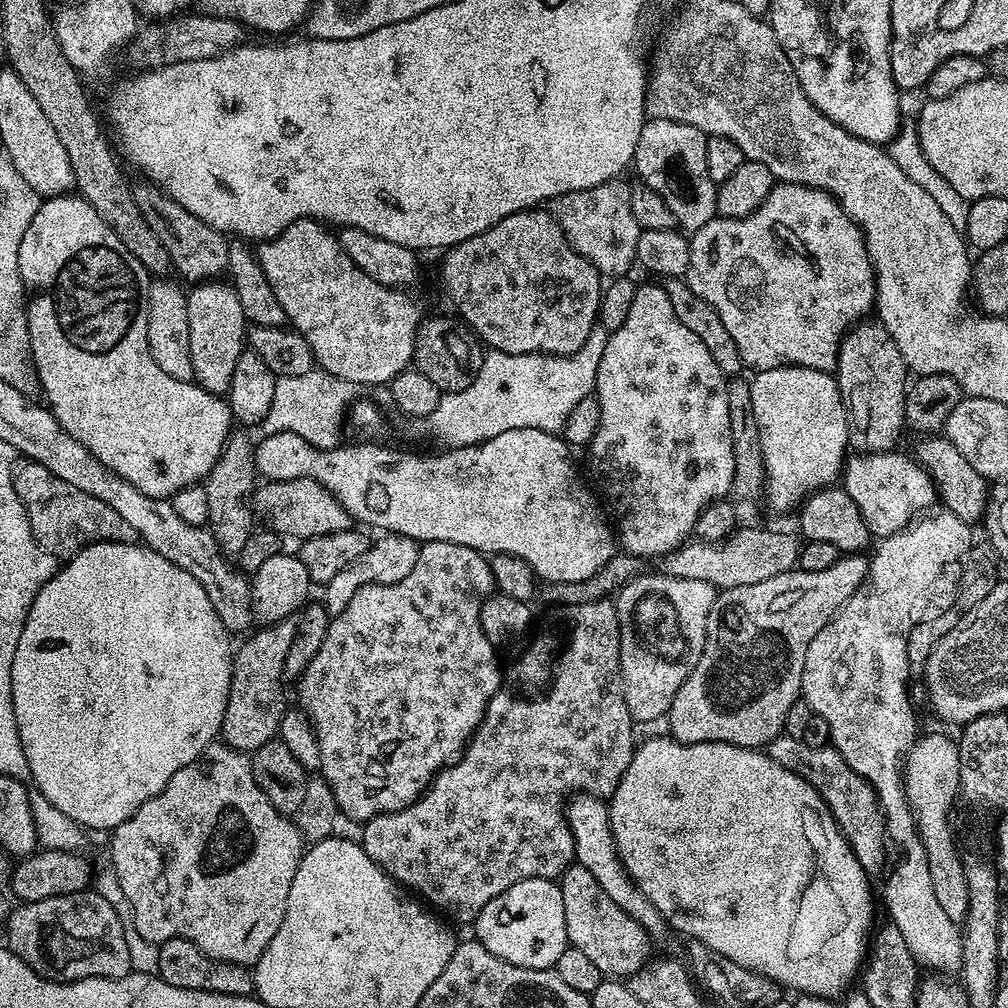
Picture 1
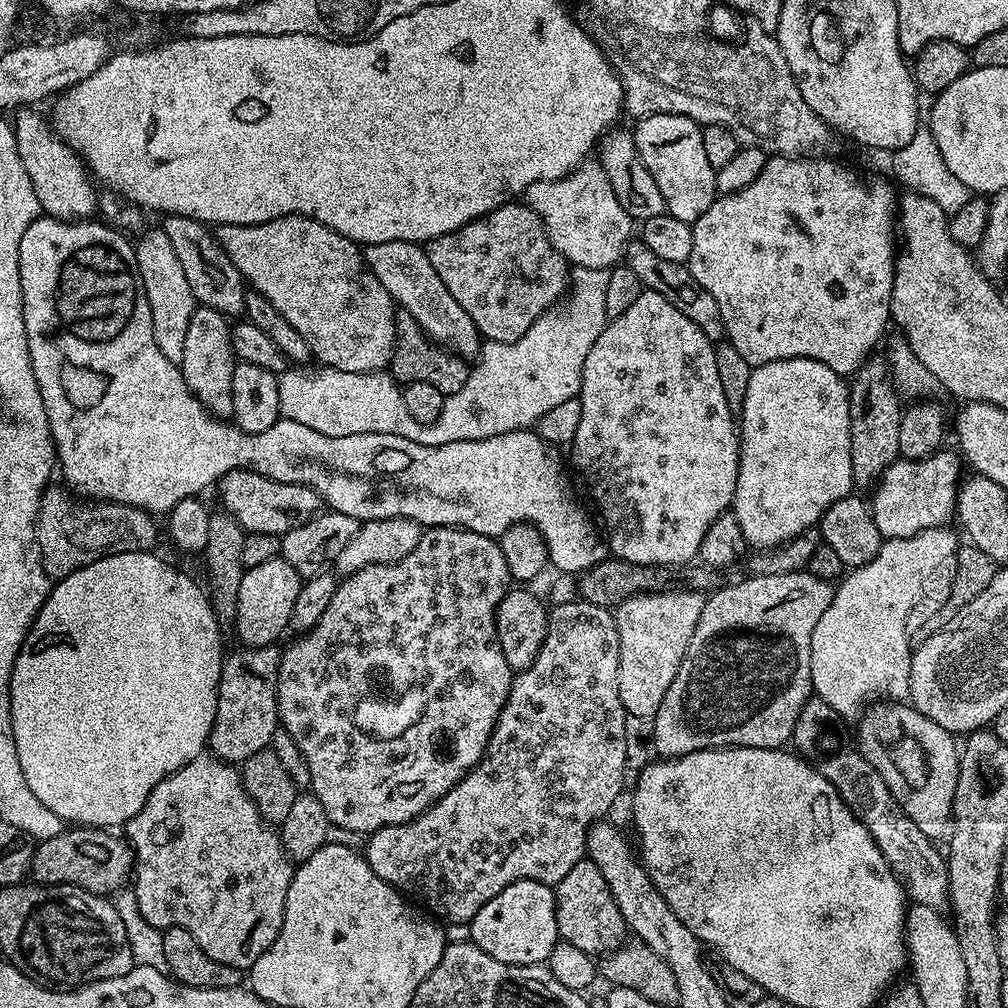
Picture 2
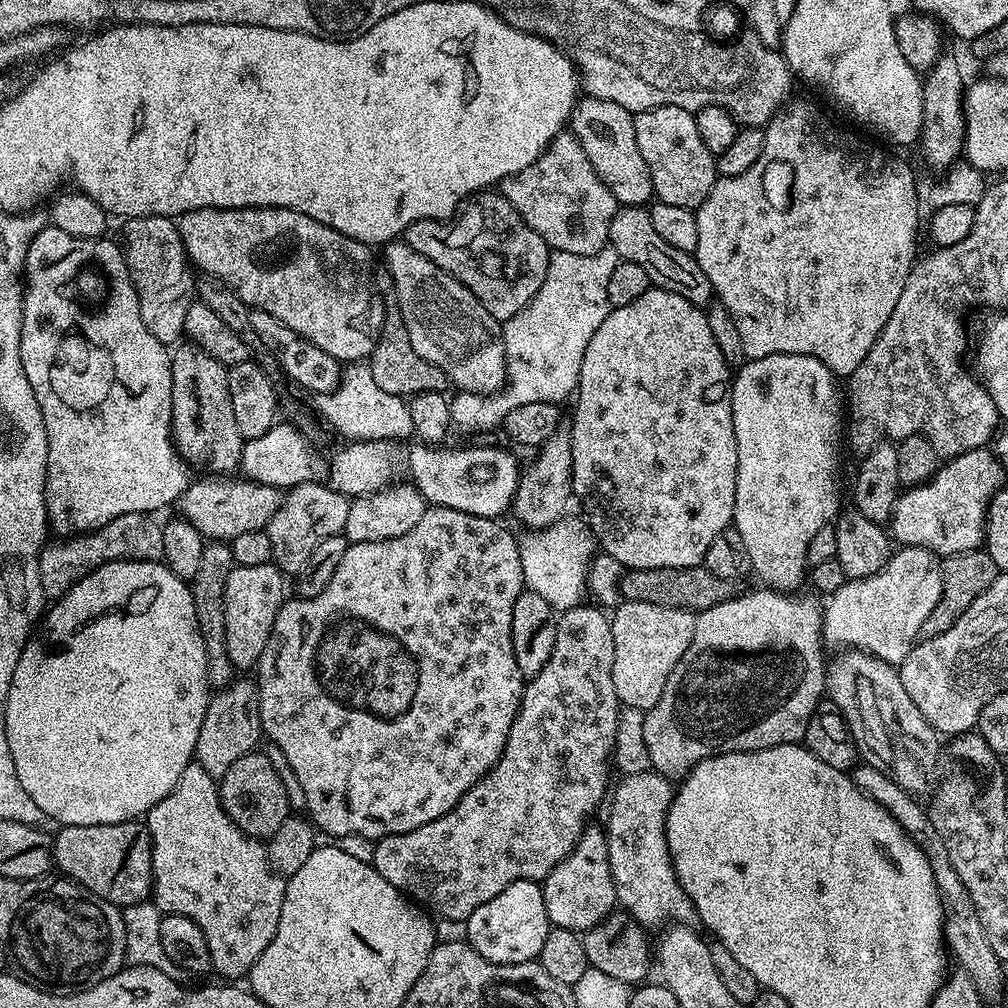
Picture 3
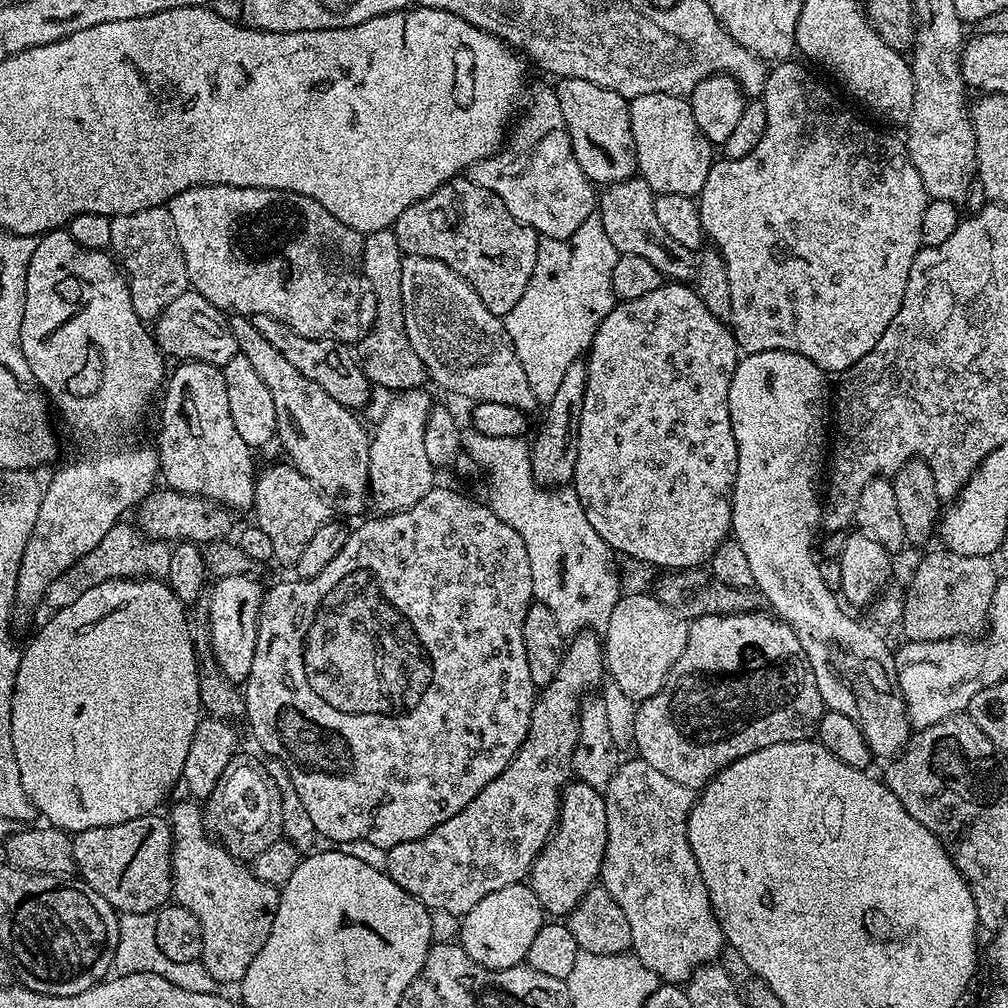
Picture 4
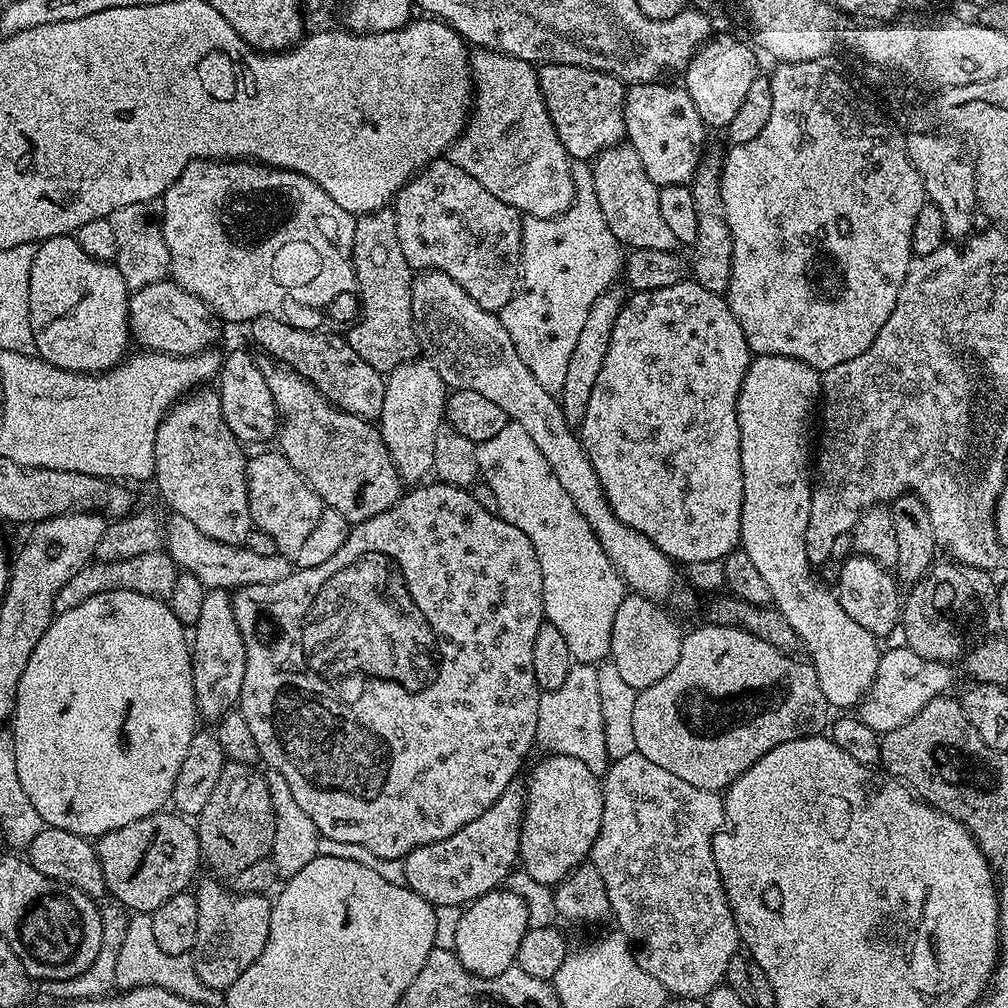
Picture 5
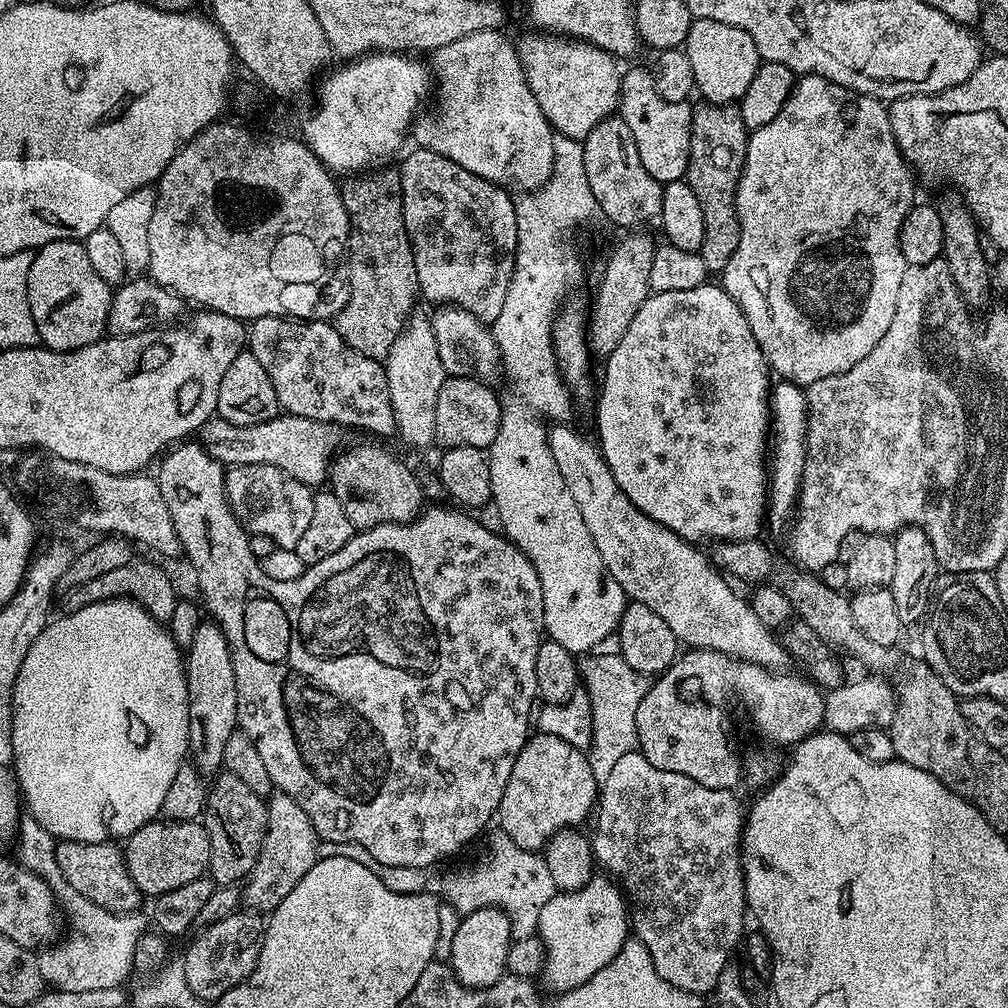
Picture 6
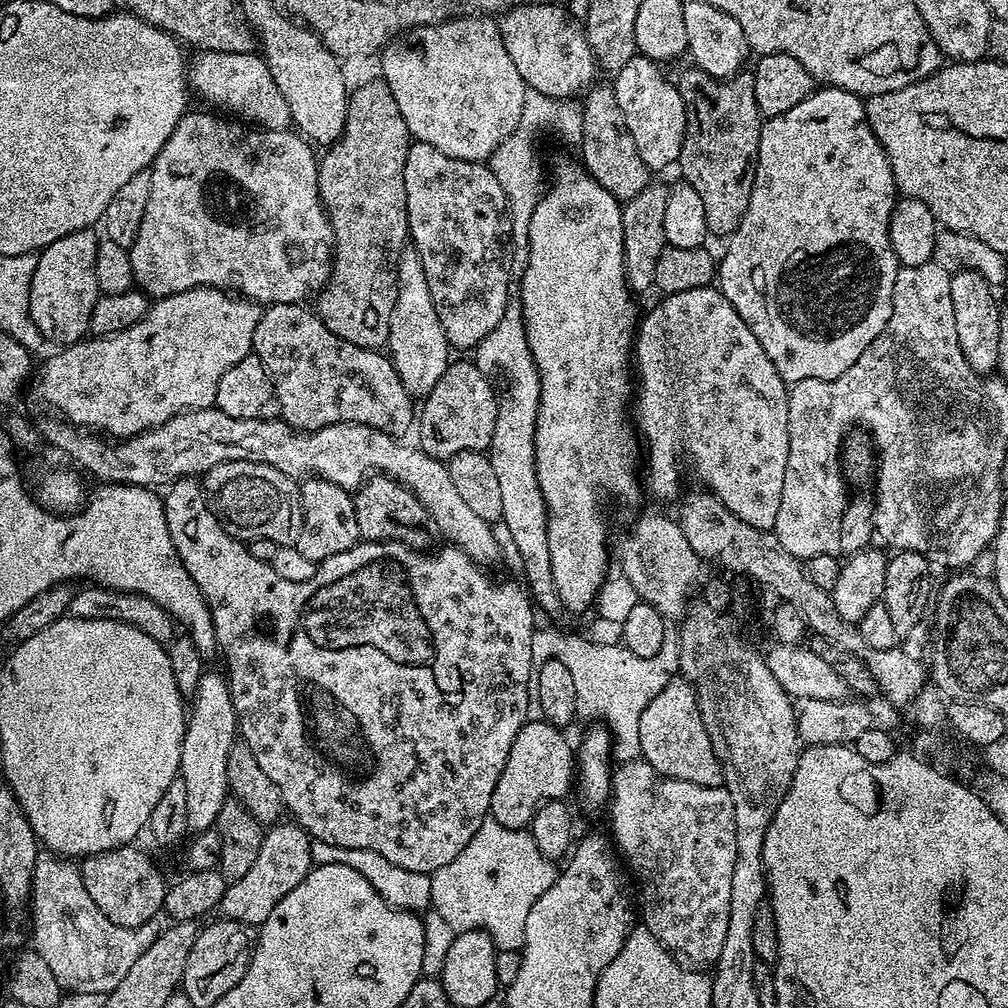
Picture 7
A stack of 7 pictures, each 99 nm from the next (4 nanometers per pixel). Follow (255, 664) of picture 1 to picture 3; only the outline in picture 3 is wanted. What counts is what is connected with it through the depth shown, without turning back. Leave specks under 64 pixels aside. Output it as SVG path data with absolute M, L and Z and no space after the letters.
M233 679L231 684L219 689L209 699L208 713L202 718L202 730L198 730L195 763L206 774L222 778L238 758L253 751L262 740L260 727L260 694L255 683L248 680Z

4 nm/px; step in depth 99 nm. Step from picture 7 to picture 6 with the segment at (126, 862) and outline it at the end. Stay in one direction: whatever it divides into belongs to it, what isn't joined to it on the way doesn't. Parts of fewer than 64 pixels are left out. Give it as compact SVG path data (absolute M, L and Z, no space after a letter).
M61 840L56 846L54 868L60 871L58 874L61 879L70 882L70 886L78 890L78 894L90 898L90 902L106 910L123 914L137 911L141 907L139 904L140 900L142 901L142 893L138 890L134 878L130 878L130 870L126 870L124 854L119 843L91 844Z

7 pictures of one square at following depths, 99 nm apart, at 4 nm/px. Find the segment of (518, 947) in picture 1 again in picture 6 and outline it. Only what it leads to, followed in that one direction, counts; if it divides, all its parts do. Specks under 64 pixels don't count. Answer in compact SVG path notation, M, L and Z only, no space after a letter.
M483 908L461 915L450 959L458 982L468 988L485 988L494 986L494 982L506 975L506 954L514 939L512 919L503 908Z

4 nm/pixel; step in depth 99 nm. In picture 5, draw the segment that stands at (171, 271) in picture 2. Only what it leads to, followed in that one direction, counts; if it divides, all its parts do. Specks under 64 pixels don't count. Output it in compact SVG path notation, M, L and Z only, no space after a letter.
M160 200L133 202L131 206L122 206L122 210L114 210L114 214L108 217L110 226L114 226L114 239L118 241L118 254L114 263L130 290L169 279L170 252L166 250L161 219Z

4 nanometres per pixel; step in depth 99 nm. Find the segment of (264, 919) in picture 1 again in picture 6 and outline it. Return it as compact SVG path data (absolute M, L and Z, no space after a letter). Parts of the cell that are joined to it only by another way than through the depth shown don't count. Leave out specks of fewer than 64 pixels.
M239 910L232 916L214 922L195 933L196 941L182 955L186 979L194 994L209 1002L222 998L234 986L241 984L254 970L264 941L265 921L248 910Z

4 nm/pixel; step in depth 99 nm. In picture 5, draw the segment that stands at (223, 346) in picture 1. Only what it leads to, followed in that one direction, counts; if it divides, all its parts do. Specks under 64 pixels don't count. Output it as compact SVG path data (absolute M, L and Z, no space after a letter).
M204 386L187 393L165 414L156 435L154 485L160 491L161 498L169 504L169 509L182 514L182 518L190 518L190 522L194 522L194 526L198 526L198 530L206 534L206 538L214 538L223 544L244 546L254 527L248 501L248 461L241 441L236 439L230 426L226 426L219 391L212 389L211 392L210 389L211 387Z

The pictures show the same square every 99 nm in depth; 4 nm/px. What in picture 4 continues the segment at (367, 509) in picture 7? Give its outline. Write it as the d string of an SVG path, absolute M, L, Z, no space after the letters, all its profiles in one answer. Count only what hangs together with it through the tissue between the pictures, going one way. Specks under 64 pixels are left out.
M233 315L230 320L236 339L236 351L254 366L262 382L274 398L276 411L276 440L284 447L287 463L300 471L318 491L321 492L340 512L356 516L366 508L368 486L368 445L369 429L364 429L353 409L334 402L318 382L306 378L295 368L258 330L246 316Z

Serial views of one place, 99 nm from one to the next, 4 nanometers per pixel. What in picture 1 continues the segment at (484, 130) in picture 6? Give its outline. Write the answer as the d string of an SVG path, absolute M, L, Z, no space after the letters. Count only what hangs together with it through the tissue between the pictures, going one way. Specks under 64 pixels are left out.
M624 178L608 180L590 190L578 190L554 201L554 215L570 246L600 271L601 277L628 276L636 264L638 238L642 229L634 218L632 188Z

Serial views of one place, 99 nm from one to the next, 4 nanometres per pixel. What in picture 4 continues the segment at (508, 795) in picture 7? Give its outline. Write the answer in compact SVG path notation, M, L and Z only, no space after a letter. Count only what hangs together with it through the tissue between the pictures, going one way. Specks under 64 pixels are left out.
M569 782L560 793L560 819L556 831L532 863L530 886L552 918L567 917L600 880L602 858L606 854L606 802L604 793L581 782Z

